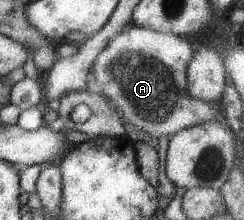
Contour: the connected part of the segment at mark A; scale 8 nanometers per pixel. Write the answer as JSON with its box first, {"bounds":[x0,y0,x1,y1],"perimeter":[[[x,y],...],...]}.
{"bounds":[90,24,225,137],"perimeter":[[[130,24],[121,33],[118,33],[98,53],[90,71],[91,79],[96,79],[102,86],[102,92],[128,119],[128,122],[150,135],[170,137],[189,126],[201,125],[204,122],[225,123],[223,108],[213,103],[193,100],[186,91],[186,73],[189,62],[192,60],[192,47],[182,37],[156,32],[147,28]]]}

